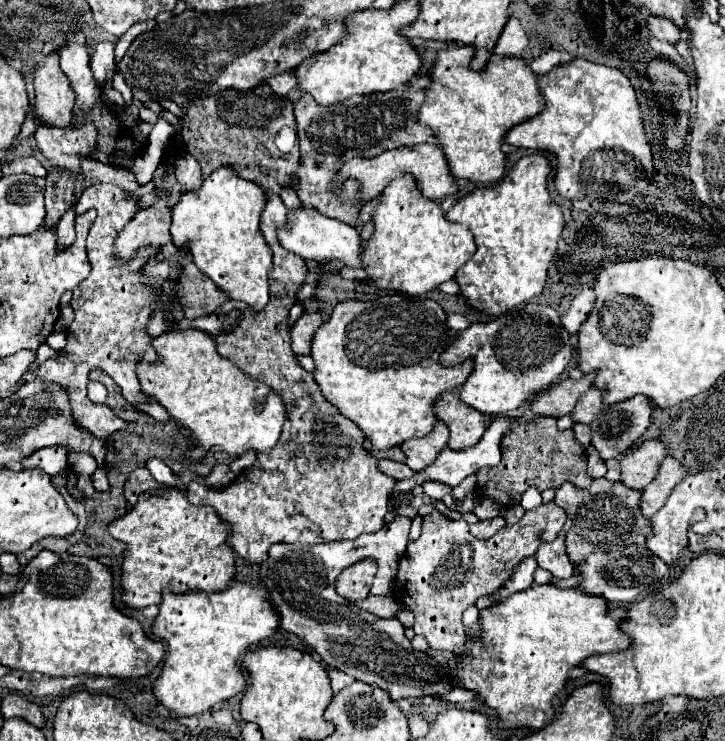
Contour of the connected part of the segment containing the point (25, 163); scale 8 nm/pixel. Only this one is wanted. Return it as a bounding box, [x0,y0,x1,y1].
[1,156,45,176]

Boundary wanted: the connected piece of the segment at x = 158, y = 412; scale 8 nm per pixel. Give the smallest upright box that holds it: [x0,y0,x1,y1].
[134,403,171,422]

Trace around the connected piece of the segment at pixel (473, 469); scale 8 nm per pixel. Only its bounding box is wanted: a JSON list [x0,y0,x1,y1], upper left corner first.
[393,416,513,492]

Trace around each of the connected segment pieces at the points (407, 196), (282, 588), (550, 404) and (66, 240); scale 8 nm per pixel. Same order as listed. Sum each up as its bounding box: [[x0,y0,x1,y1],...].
[[363,176,477,296],[261,516,453,702],[531,372,597,416],[57,208,75,246]]

